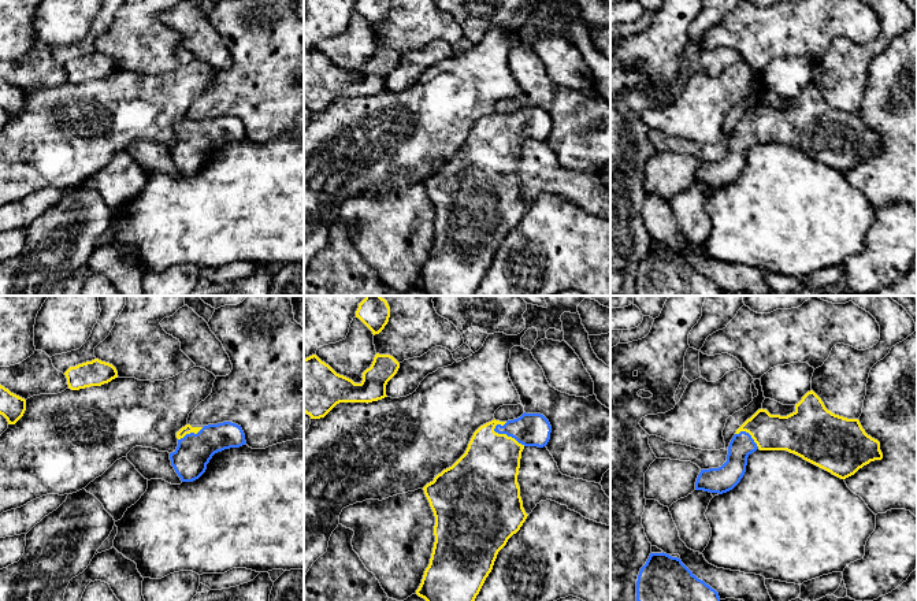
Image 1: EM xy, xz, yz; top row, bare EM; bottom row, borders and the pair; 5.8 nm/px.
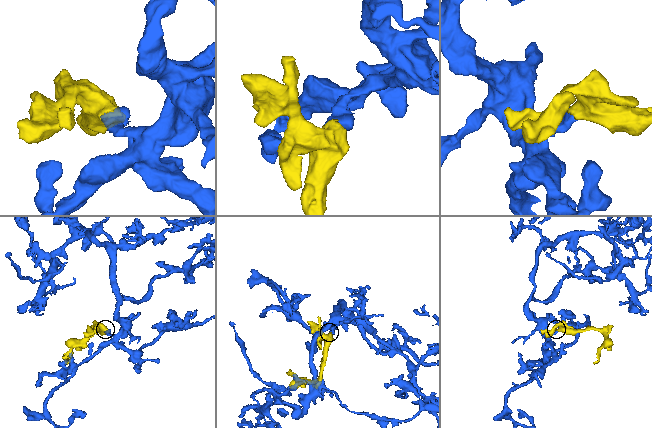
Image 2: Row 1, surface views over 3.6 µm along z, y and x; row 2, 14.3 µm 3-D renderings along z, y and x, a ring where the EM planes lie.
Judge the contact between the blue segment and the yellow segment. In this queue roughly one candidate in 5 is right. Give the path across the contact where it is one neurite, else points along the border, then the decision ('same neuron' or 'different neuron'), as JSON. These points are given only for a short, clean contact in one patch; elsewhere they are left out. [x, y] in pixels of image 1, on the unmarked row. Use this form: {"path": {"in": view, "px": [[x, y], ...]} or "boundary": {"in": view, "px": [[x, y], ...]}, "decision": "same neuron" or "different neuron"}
{"path": {"in": "xz", "px": [[530, 122], [508, 129], [496, 141], [487, 166]]}, "decision": "same neuron"}

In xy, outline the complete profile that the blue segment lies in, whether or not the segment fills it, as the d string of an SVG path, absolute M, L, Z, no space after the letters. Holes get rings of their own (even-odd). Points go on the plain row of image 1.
M231 115L204 120L186 118L177 131L178 140L170 146L170 153L182 175L198 172L215 146L246 137L241 119Z

